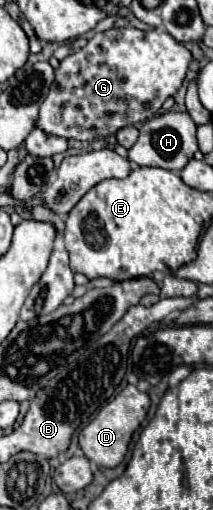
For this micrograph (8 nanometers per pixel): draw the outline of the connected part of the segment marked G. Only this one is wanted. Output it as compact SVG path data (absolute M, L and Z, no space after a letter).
M110 28L106 32L100 32L90 38L84 48L68 54L54 70L54 82L40 106L36 128L40 128L48 136L92 142L116 134L120 128L132 126L136 122L146 122L158 114L168 96L176 94L180 84L184 82L190 60L190 50L164 30L144 32L138 28Z

